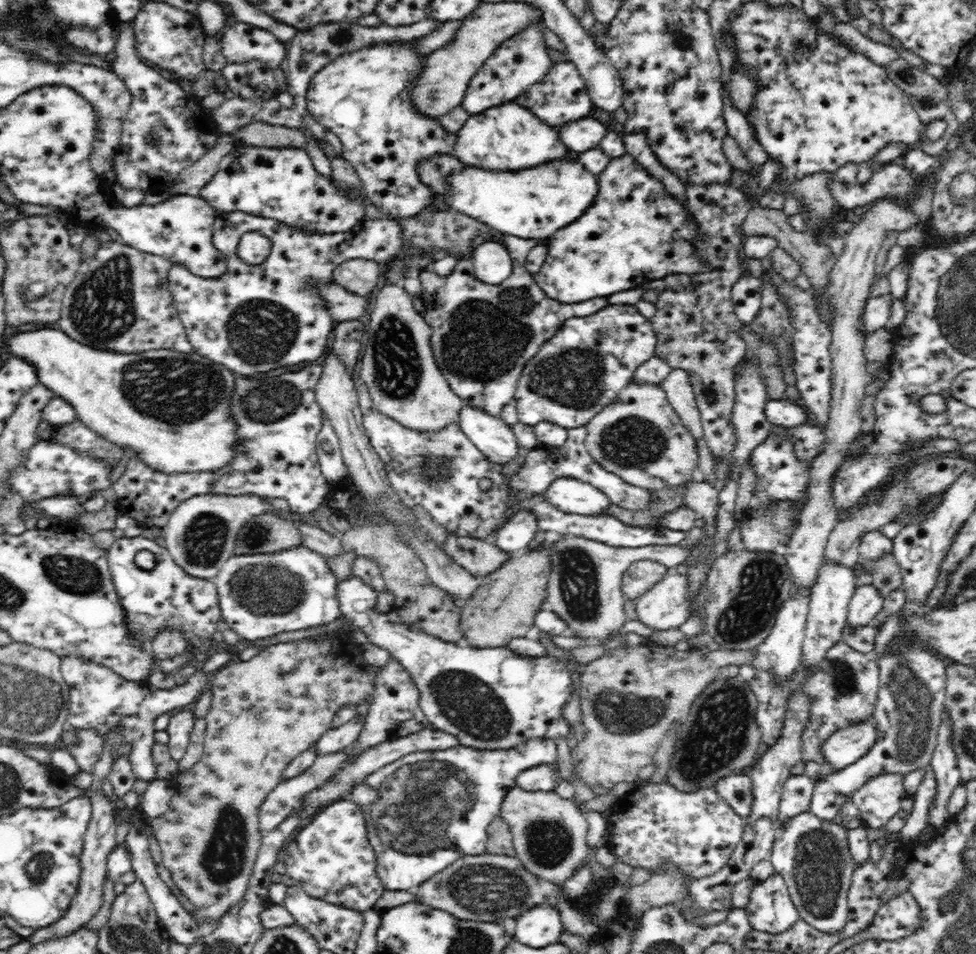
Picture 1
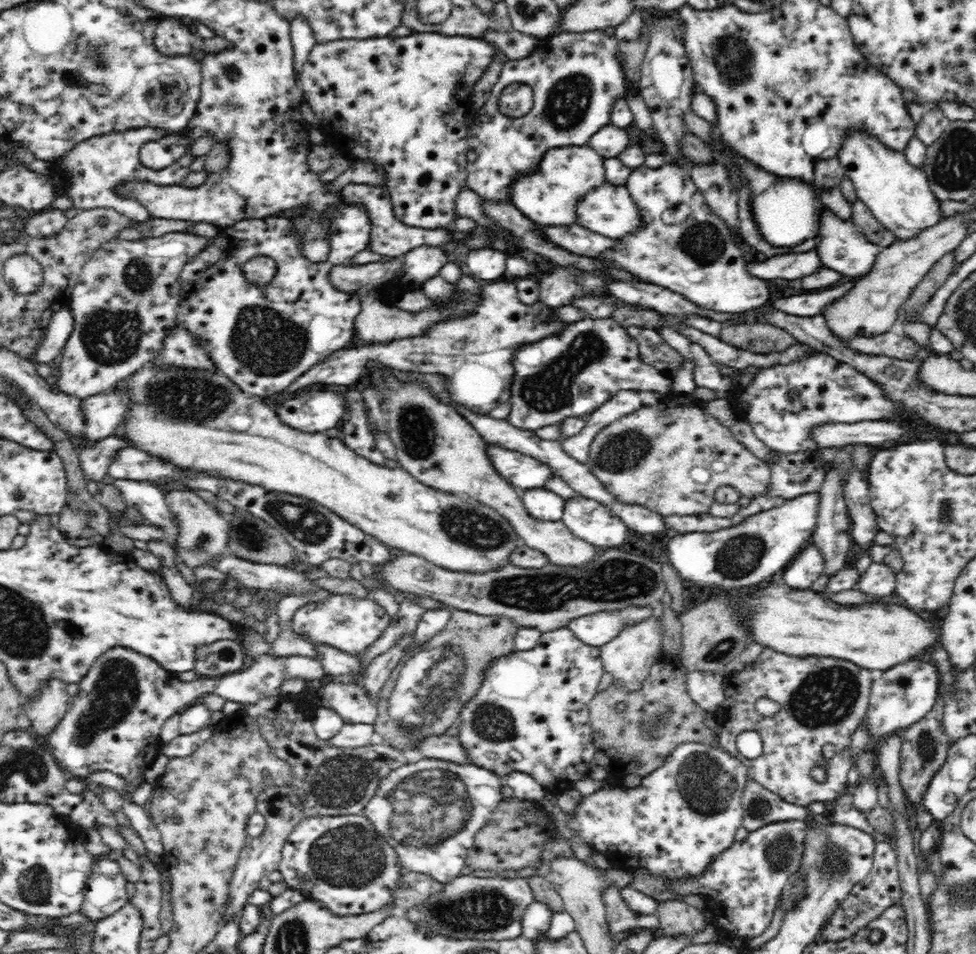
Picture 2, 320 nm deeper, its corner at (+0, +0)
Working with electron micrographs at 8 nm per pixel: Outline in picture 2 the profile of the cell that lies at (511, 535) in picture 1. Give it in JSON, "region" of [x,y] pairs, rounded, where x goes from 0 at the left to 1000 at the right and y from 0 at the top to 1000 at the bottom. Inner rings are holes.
{"region":[[[558,510],[534,515],[534,523],[545,543],[566,547],[576,545],[579,524]]]}

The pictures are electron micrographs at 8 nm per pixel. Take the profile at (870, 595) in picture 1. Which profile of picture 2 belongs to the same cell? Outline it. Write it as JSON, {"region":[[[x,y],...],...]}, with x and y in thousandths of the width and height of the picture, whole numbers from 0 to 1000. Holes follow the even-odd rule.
{"region":[[[894,589],[877,612],[877,616],[893,625],[910,625],[918,616],[918,600],[905,589]]]}

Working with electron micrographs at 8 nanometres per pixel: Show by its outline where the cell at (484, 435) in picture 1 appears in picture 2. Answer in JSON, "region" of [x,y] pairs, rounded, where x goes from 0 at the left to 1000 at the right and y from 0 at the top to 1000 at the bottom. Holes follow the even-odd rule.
{"region":[[[502,466],[499,476],[512,500],[532,515],[556,512],[570,499],[560,486],[533,473]]]}

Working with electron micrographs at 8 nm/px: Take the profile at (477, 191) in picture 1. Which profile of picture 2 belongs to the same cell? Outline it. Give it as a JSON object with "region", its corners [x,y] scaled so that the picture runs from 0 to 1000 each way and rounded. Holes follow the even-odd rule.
{"region":[[[623,191],[598,203],[591,216],[590,227],[594,237],[625,251],[632,252],[656,242],[657,222],[644,199],[640,195],[631,195]]]}

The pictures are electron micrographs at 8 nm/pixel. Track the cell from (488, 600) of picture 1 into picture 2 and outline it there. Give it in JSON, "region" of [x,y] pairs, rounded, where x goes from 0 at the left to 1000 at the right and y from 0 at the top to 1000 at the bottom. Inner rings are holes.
{"region":[[[463,638],[457,657],[447,664],[441,671],[422,679],[421,687],[410,691],[408,698],[400,704],[400,711],[390,720],[382,765],[404,785],[415,787],[426,785],[428,776],[439,773],[453,771],[469,757],[474,740],[489,726],[497,711],[497,702],[501,696],[514,687],[522,687],[529,681],[527,669],[532,656],[520,647],[504,647]]]}

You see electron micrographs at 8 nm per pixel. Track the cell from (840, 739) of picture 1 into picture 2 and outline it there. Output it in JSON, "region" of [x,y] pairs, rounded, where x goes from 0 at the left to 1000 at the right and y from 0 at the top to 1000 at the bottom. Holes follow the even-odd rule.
{"region":[[[935,691],[904,704],[902,713],[894,712],[889,742],[889,765],[893,774],[904,774],[945,755],[962,731],[963,706],[959,697]]]}

